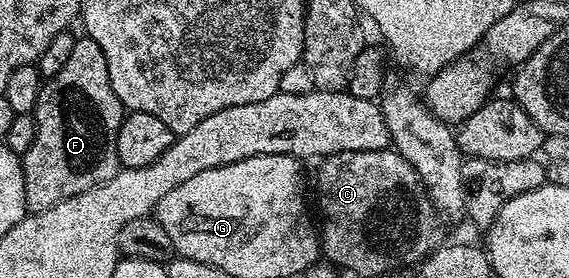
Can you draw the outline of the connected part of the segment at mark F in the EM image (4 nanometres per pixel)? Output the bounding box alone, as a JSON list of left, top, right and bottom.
[21,36,124,213]

